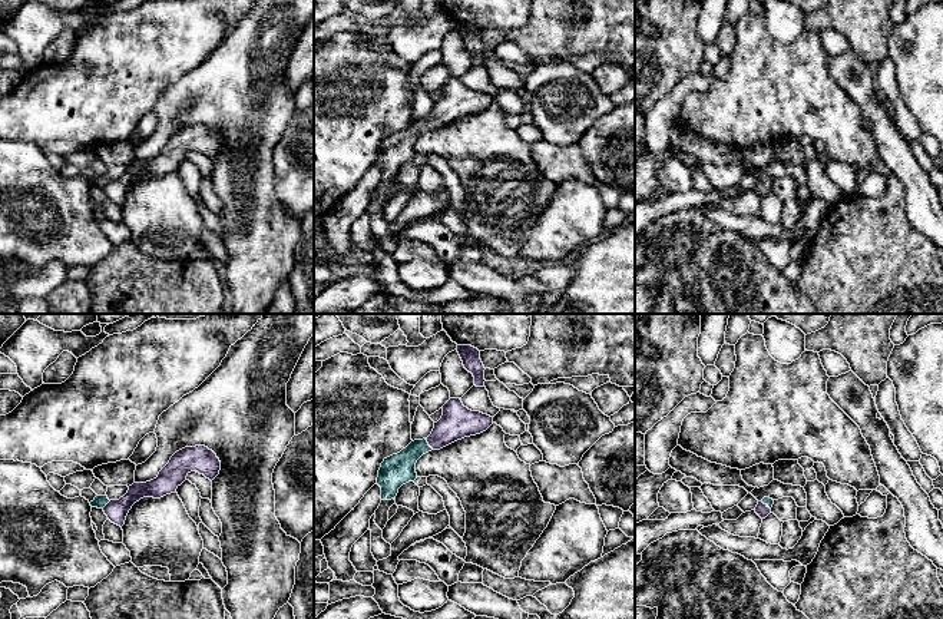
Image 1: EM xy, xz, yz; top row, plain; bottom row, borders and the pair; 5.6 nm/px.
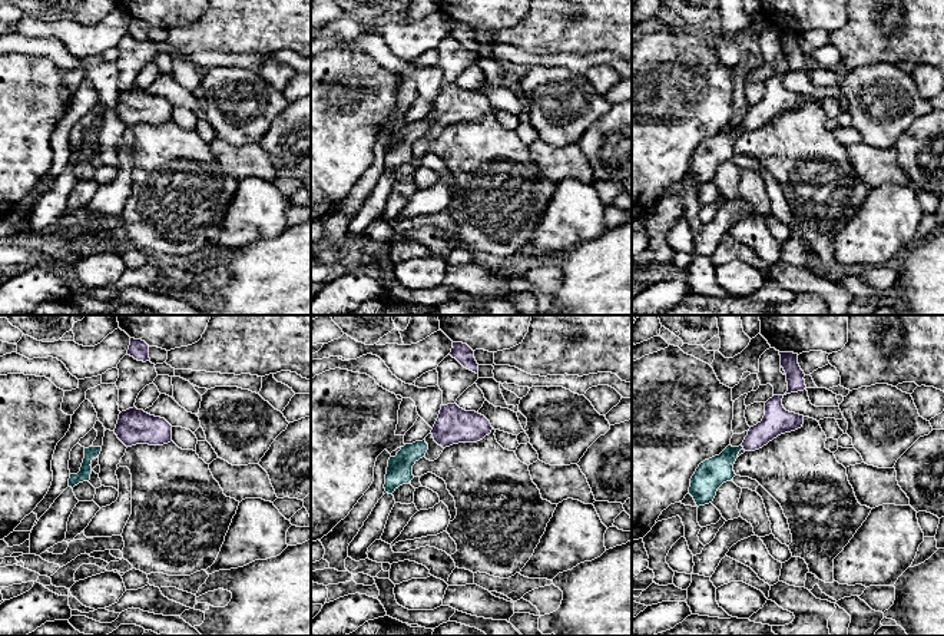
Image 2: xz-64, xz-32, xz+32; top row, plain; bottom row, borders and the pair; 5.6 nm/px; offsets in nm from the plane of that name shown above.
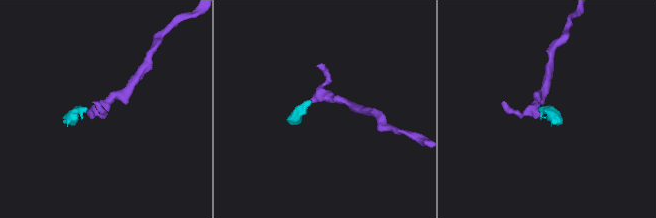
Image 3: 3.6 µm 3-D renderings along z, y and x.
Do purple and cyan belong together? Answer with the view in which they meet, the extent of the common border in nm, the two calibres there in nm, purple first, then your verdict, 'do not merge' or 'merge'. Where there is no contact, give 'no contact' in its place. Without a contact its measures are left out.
meets purple in xz; contact 80 nm long; 190 nm thick on the purple side, 180 nm on the other; merge

